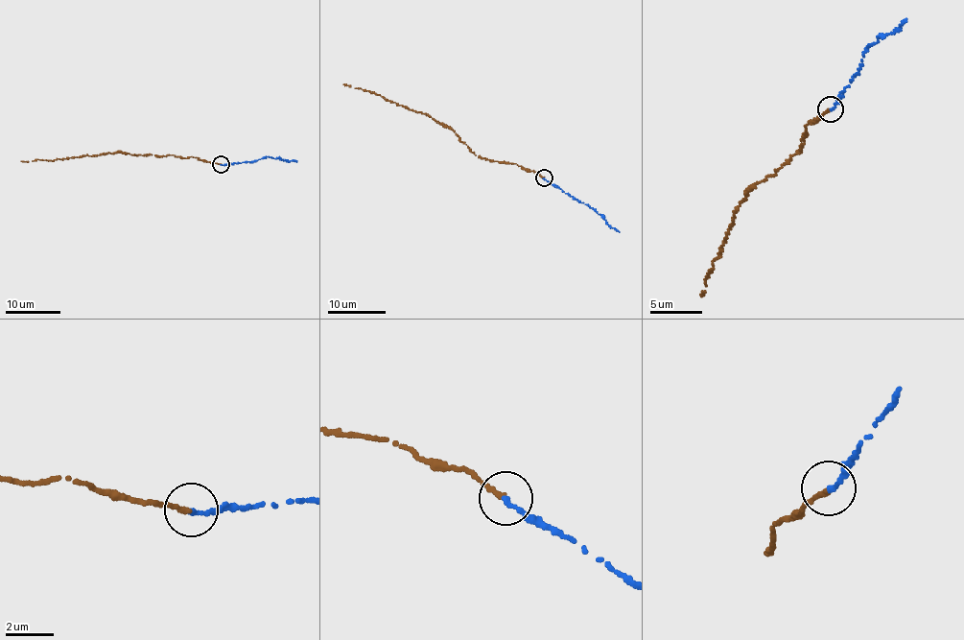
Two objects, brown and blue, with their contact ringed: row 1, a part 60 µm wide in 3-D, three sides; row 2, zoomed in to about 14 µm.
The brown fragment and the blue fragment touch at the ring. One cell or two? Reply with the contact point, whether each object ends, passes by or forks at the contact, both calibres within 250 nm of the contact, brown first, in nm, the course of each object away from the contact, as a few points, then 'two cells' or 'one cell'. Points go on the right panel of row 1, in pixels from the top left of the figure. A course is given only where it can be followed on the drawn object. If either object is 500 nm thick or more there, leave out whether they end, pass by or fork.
place (830, 108); brown ends; blue ends; calibres 240 and 240 nm; course brown (828, 109), (805, 126), (808, 134), (802, 136), (804, 141), (795, 154), (753, 185), (738, 206), (701, 296); course blue (831, 109), (856, 73), (867, 47), (898, 30), (905, 19); one cell

